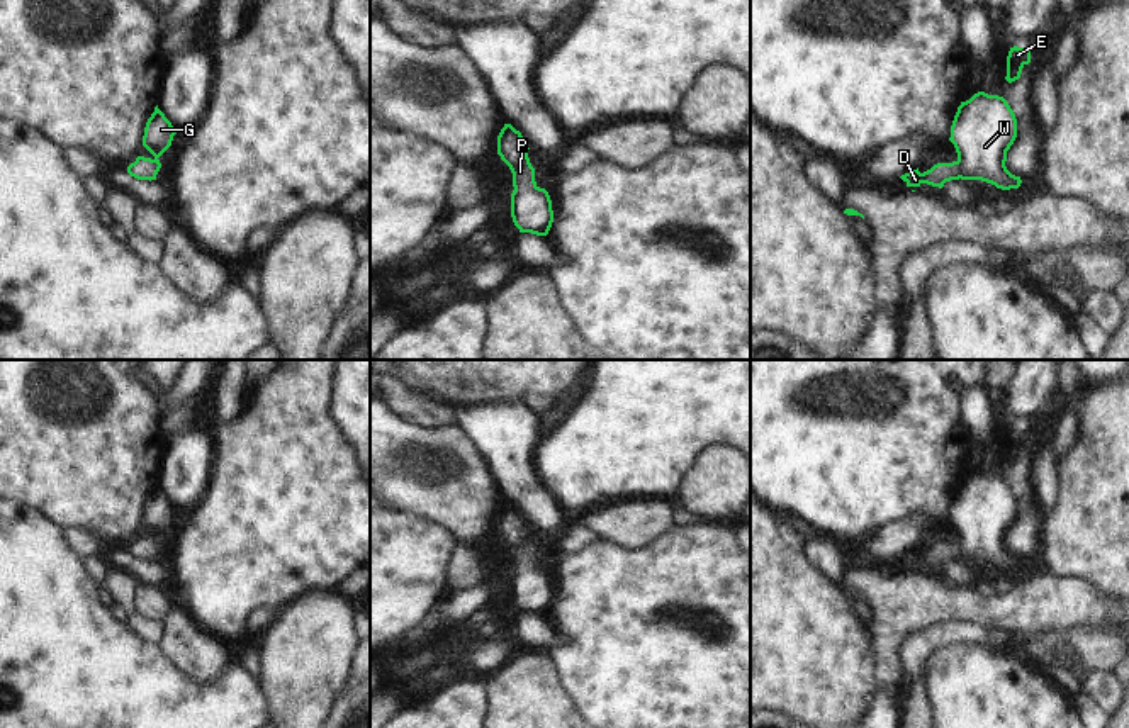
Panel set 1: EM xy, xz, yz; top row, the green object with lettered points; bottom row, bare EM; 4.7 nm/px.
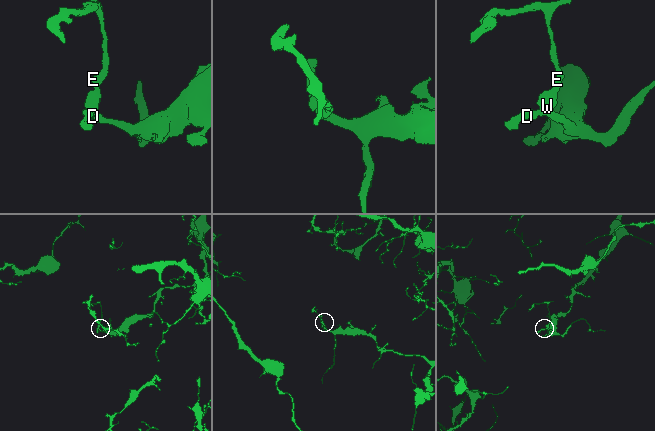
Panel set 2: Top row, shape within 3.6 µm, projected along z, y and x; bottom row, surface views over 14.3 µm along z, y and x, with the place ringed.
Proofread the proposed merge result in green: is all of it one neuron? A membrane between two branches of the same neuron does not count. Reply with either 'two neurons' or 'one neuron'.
one neuron

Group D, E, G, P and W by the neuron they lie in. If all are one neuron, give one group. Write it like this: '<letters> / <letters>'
D E G P W

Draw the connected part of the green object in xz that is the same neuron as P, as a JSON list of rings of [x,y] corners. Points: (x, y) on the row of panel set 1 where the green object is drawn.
[[[504,124],[497,136],[497,154],[513,173],[511,217],[520,232],[547,236],[553,210],[545,188],[535,182],[535,168],[528,158],[528,144],[520,131]]]

